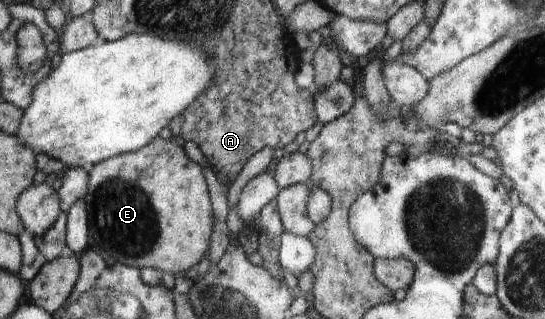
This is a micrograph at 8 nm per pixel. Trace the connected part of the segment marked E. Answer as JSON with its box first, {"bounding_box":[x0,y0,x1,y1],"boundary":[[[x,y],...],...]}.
{"bounding_box":[84,137,213,279],"boundary":[[[155,137],[148,146],[144,146],[137,152],[128,152],[108,158],[101,163],[94,164],[93,169],[88,172],[88,187],[84,194],[85,204],[87,206],[87,220],[89,221],[89,236],[93,238],[95,246],[105,250],[113,260],[121,262],[121,264],[129,264],[129,266],[137,266],[138,269],[145,267],[159,269],[170,279],[175,275],[190,270],[195,264],[209,251],[209,241],[213,230],[213,208],[209,199],[209,190],[207,190],[207,182],[203,176],[202,166],[187,157],[183,146],[179,146],[170,139],[162,139]]]}

